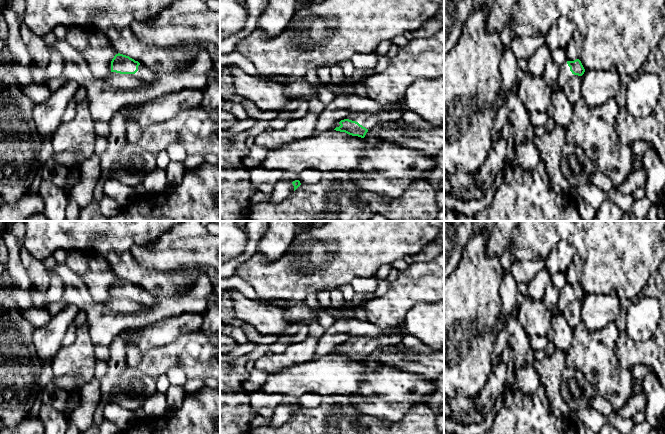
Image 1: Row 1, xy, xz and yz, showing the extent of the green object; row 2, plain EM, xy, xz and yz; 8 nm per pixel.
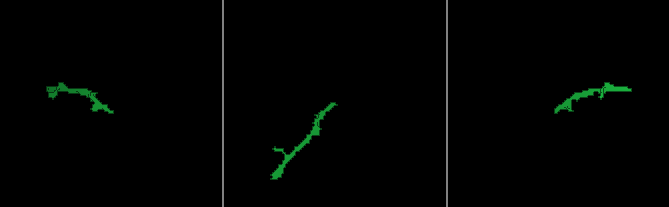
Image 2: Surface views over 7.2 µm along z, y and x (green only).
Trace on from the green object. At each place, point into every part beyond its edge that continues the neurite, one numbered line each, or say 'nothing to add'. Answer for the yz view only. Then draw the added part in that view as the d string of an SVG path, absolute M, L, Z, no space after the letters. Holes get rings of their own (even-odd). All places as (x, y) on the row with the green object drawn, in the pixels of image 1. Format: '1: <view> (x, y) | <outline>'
1: yz (565, 75) | M567 63L560 66L560 74L558 76L557 88L563 89L563 87L569 82L571 77L573 76L570 71L570 67Z

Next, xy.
1: xy (144, 73) | M140 64L138 66L138 71L134 74L139 80L144 82L153 81L157 74L150 70L147 66Z

